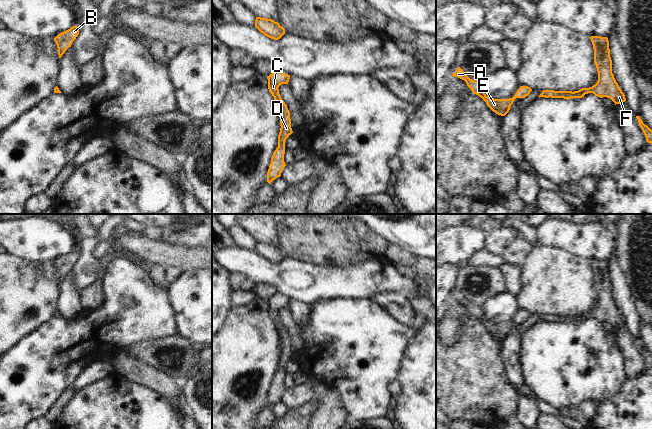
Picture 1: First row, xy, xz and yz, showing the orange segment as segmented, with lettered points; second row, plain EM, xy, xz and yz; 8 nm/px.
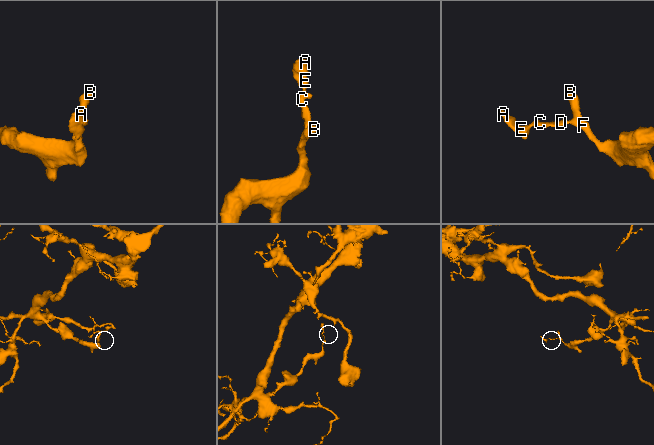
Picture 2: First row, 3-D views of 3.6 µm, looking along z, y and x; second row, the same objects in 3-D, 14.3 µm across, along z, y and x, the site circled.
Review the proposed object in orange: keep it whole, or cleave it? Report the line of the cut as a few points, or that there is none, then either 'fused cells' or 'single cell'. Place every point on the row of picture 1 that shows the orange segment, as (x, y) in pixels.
no cut | single cell

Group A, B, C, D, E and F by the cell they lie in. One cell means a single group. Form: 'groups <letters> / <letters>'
groups A B C D E F

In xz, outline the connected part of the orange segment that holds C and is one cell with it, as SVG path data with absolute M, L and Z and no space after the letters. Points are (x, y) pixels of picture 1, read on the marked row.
M276 69L274 73L267 76L269 92L274 97L277 108L280 110L280 132L278 135L278 147L271 157L271 163L267 172L267 182L271 184L273 180L281 176L281 173L286 166L284 162L285 141L293 133L291 128L290 112L287 105L282 100L279 94L279 86L288 84L290 75L282 73Z

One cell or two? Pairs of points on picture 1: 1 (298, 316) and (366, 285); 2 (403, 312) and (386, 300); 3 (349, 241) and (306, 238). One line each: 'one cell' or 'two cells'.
1: two cells
2: one cell
3: one cell

